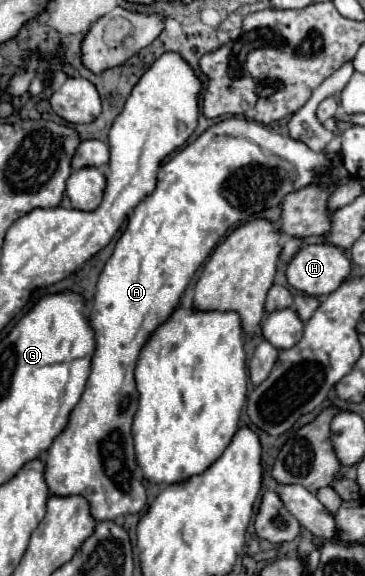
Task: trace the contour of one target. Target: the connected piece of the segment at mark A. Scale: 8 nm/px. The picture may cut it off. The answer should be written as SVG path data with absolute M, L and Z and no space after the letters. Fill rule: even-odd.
M233 117L209 127L193 143L179 149L173 159L161 165L157 187L133 209L127 229L123 231L113 255L99 275L95 303L89 315L97 339L91 375L79 403L69 415L65 429L55 437L45 455L45 483L51 495L83 495L89 499L91 513L97 521L113 521L117 517L135 515L145 509L147 495L141 483L143 475L135 461L131 437L131 423L137 413L139 395L133 381L133 369L141 347L145 345L151 331L177 307L187 283L195 275L197 267L209 257L219 239L223 239L227 231L239 223L259 215L263 209L279 205L287 193L315 183L315 169L323 167L325 163L325 153L315 153L305 143L272 132L268 126L259 122Z

